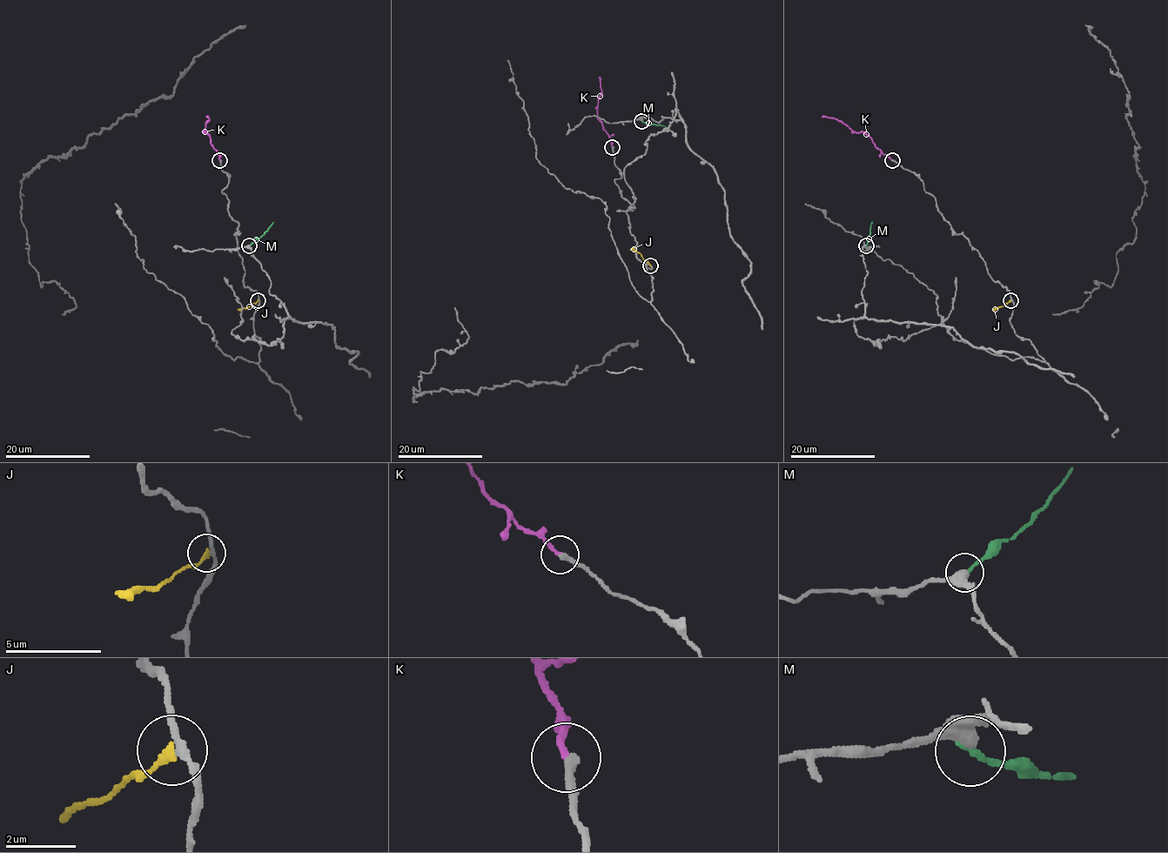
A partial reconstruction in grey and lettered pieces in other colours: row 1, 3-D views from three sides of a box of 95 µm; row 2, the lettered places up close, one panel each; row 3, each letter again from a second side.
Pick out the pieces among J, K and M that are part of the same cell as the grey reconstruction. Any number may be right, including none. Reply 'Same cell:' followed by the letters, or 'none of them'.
Same cell: K

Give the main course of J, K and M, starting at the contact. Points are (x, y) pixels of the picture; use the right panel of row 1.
J: (1010, 300), (995, 309)
K: (892, 159), (863, 132), (853, 132), (836, 119), (822, 117)
M: (866, 245), (872, 222)

